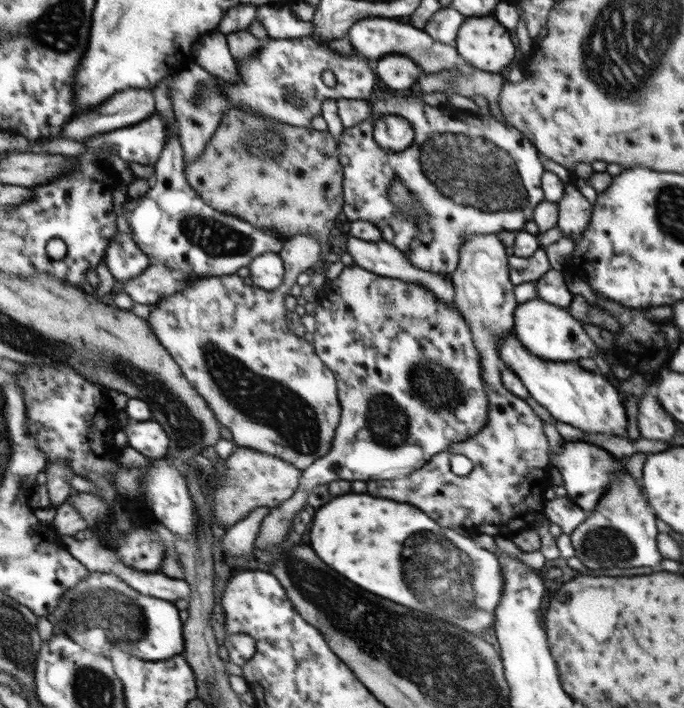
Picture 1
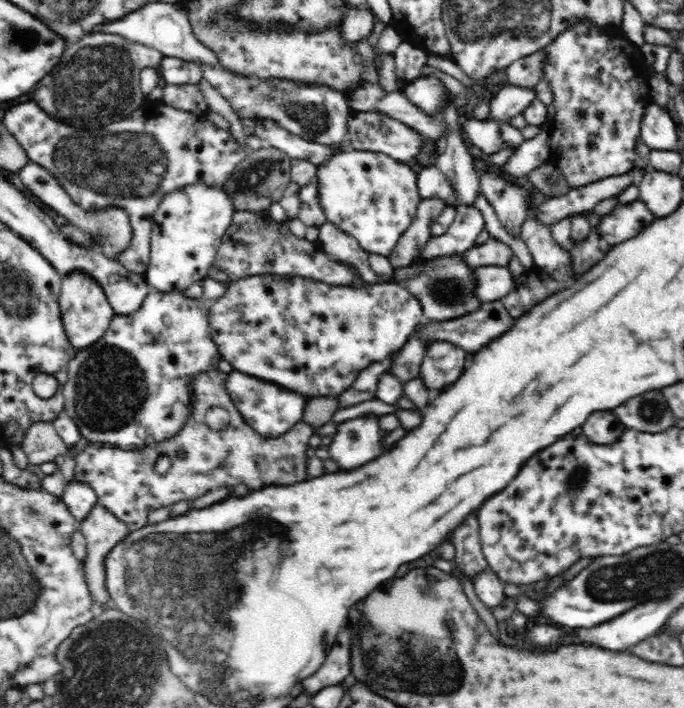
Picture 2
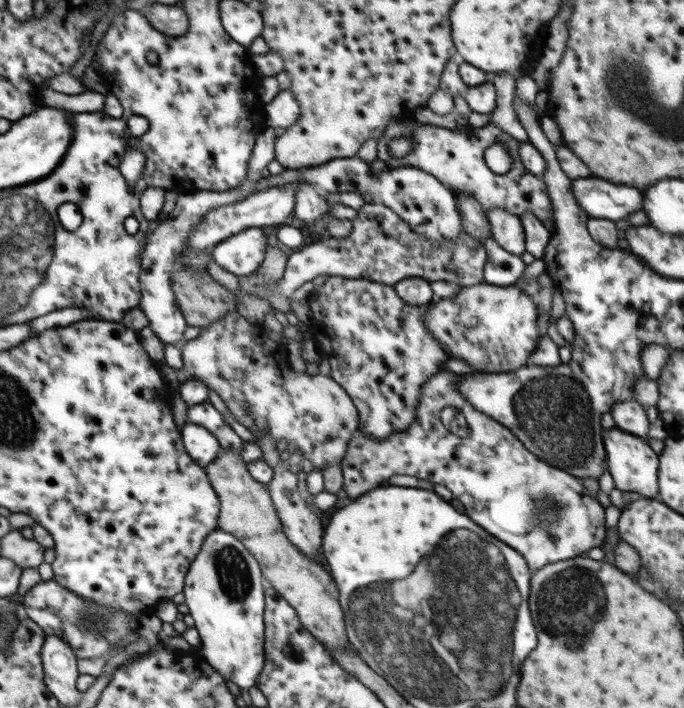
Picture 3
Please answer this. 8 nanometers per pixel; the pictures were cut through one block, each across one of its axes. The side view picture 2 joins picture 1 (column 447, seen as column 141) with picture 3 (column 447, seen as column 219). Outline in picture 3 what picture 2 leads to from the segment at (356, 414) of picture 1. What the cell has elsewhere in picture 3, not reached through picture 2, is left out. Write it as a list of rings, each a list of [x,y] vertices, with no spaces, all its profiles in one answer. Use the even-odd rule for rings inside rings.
[[[326,275],[322,286],[311,292],[308,305],[312,311],[308,330],[314,330],[313,336],[318,337],[318,325],[324,330],[326,342],[330,346],[328,360],[330,376],[350,395],[354,406],[358,410],[358,428],[370,434],[376,440],[390,436],[392,432],[406,430],[414,418],[418,402],[422,398],[422,384],[432,378],[434,374],[445,370],[446,362],[450,360],[450,353],[442,349],[440,341],[430,333],[424,314],[441,300],[433,295],[431,302],[422,306],[407,304],[396,292],[393,285],[385,285],[370,279],[351,279],[340,275]]]

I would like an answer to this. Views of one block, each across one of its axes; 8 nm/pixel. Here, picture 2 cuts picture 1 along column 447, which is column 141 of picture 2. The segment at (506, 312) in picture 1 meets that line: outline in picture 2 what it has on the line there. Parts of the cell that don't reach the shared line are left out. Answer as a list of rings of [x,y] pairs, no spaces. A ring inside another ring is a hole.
[[[222,371],[203,372],[193,380],[192,410],[190,418],[182,426],[174,438],[158,444],[150,444],[144,450],[120,450],[112,446],[102,446],[102,442],[89,442],[74,458],[75,479],[84,482],[92,489],[97,496],[97,503],[108,509],[110,513],[116,515],[118,519],[127,524],[130,532],[142,528],[148,522],[148,514],[152,510],[158,510],[162,506],[170,506],[186,498],[198,498],[206,494],[208,490],[216,490],[222,486],[236,486],[236,484],[246,484],[250,490],[252,488],[262,488],[266,485],[294,484],[306,480],[306,450],[310,448],[310,438],[314,433],[314,428],[304,421],[298,421],[292,429],[276,438],[263,437],[256,432],[236,409],[228,391],[226,391],[226,376]],[[210,408],[222,408],[228,412],[228,422],[224,424],[223,429],[214,430],[212,426],[206,424],[206,412]],[[160,456],[168,456],[172,466],[164,475],[156,474],[152,468]]]

